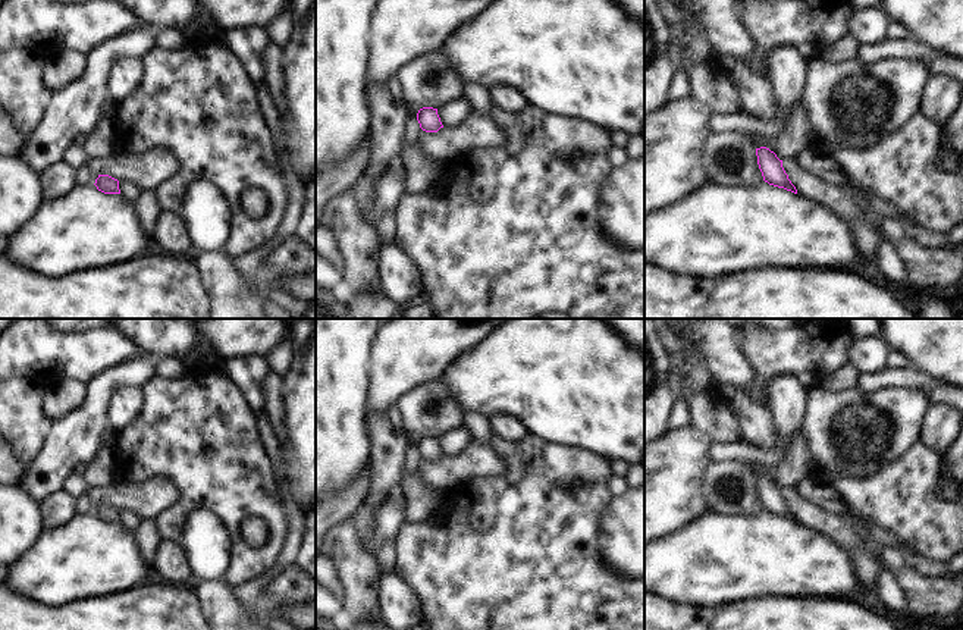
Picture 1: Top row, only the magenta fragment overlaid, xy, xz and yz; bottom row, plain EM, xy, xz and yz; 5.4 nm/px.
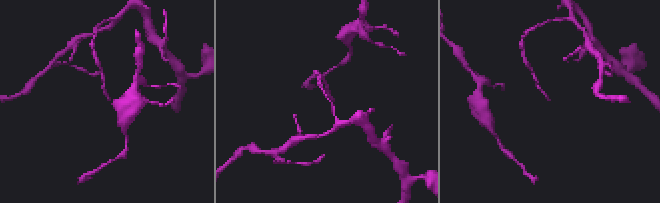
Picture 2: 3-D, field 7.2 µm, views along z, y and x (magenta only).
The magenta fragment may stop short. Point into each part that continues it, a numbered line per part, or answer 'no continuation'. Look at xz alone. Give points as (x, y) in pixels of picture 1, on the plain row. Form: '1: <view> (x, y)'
no continuation

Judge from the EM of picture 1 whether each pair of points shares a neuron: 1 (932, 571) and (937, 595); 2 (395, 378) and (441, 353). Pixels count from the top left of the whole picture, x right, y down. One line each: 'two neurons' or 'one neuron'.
1: two neurons
2: one neuron

